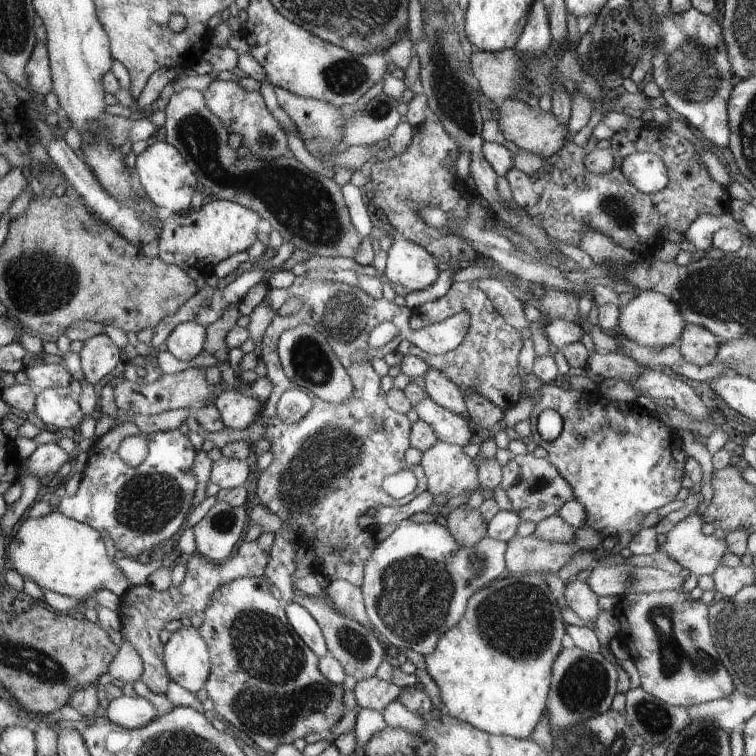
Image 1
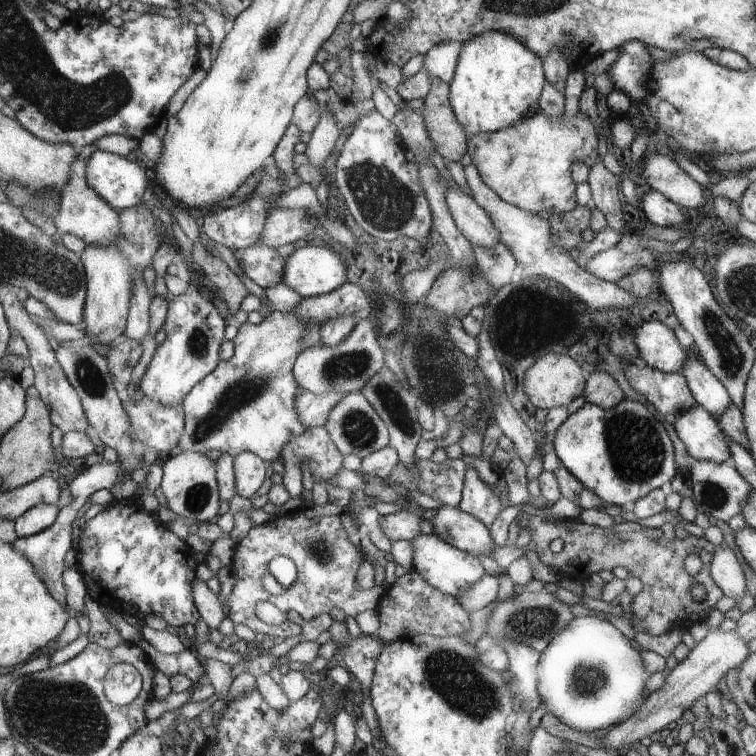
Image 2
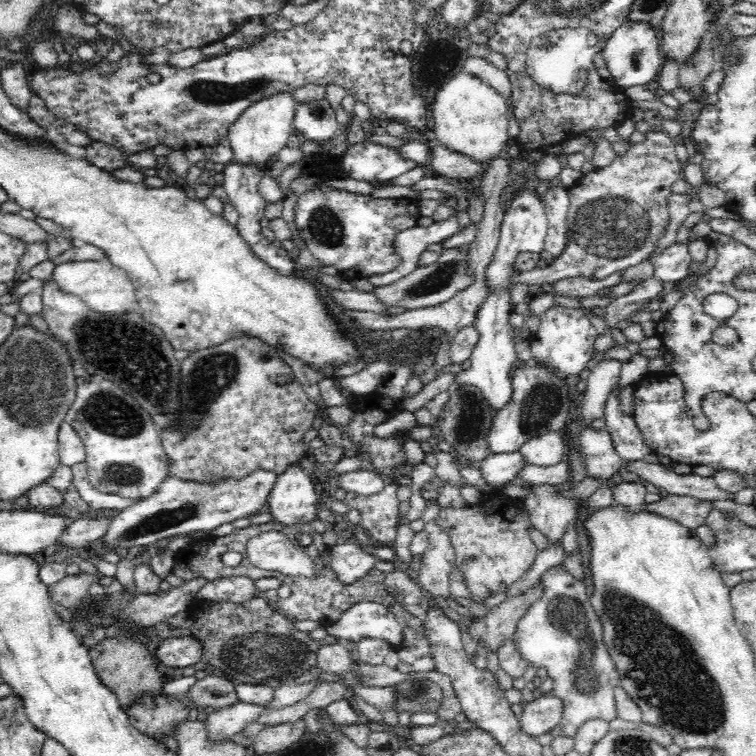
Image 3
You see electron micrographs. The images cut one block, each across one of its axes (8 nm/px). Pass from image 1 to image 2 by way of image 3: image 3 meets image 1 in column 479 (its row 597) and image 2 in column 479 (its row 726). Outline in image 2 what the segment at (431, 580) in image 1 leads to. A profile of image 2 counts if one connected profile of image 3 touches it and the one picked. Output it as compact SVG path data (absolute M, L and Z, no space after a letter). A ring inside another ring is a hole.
M436 533L416 535L412 540L413 566L412 570L422 575L430 586L437 587L444 594L456 597L472 589L482 577L486 576L484 568L477 555L467 553L440 538Z

